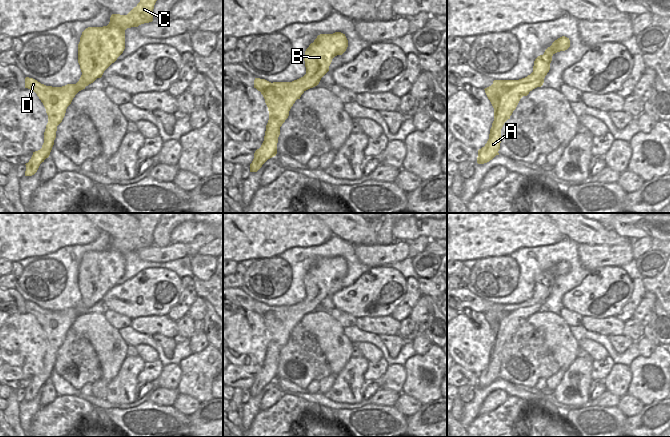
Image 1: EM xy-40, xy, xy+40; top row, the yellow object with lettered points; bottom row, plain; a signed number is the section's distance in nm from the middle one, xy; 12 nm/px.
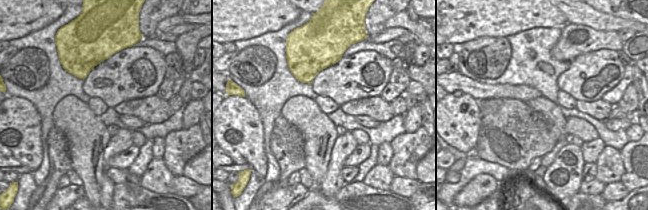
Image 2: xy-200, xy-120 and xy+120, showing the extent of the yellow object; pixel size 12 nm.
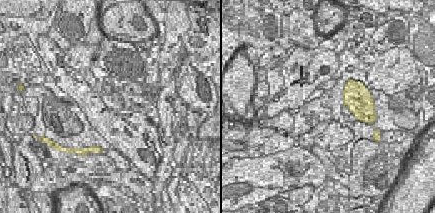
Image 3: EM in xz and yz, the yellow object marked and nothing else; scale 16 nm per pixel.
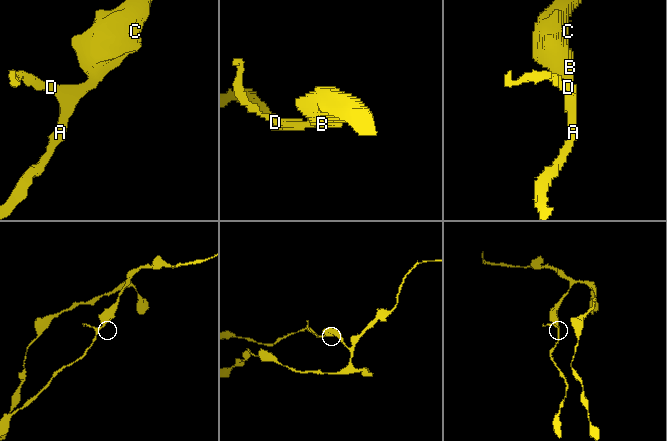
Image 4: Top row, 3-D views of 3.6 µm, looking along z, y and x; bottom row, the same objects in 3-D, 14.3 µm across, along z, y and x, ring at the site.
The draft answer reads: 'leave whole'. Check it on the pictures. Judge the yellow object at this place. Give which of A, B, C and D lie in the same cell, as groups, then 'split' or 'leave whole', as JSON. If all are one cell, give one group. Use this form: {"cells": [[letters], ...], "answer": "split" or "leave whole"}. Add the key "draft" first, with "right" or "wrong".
{"draft": "right", "cells": [["A", "B", "C", "D"]], "answer": "leave whole"}

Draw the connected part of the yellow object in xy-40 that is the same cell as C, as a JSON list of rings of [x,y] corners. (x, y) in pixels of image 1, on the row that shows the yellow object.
[[[140,0],[127,15],[112,14],[110,22],[103,27],[88,27],[78,44],[78,63],[82,75],[76,84],[52,87],[33,78],[25,78],[25,88],[33,90],[43,103],[48,115],[42,148],[33,152],[26,163],[25,176],[34,175],[40,164],[49,157],[57,126],[62,122],[67,107],[75,95],[101,78],[104,71],[114,63],[125,49],[125,30],[153,21],[153,9],[157,0]]]

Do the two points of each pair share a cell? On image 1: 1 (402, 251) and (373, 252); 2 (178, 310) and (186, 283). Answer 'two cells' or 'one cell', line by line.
1: one cell
2: one cell

